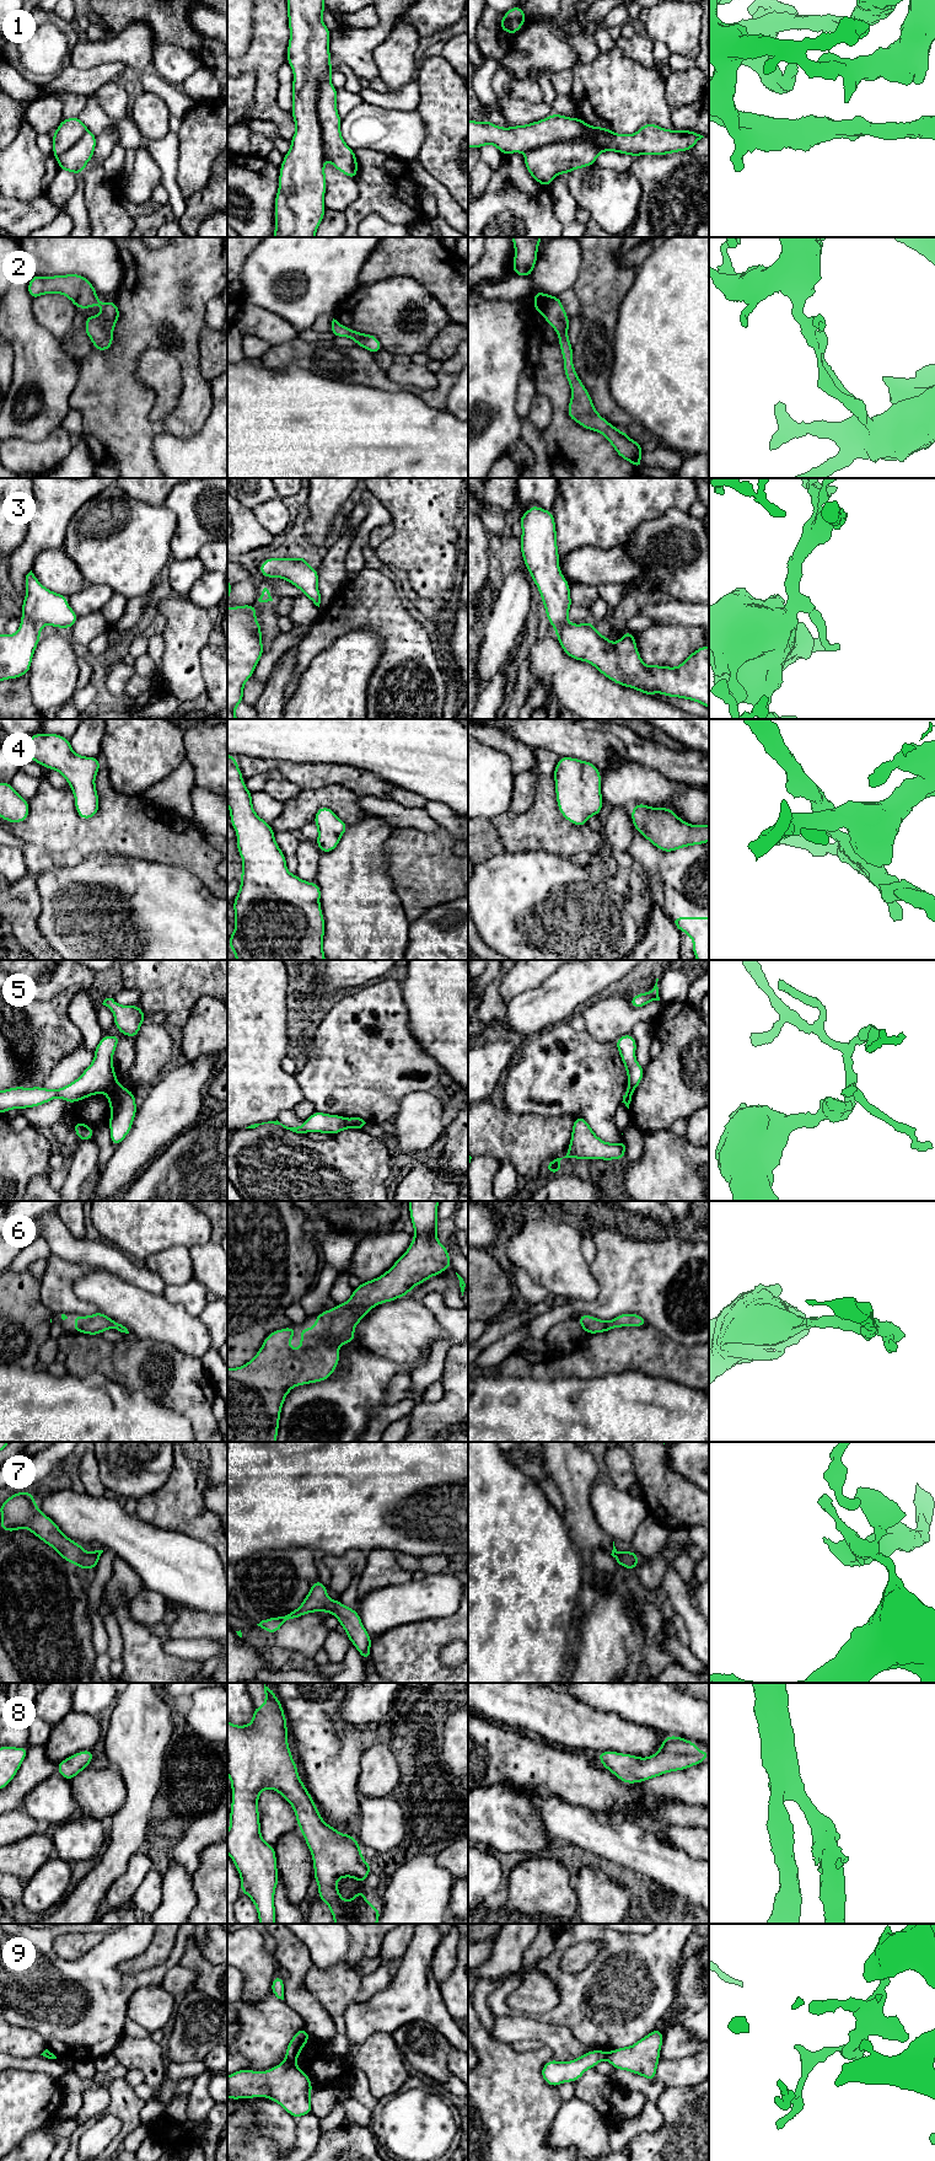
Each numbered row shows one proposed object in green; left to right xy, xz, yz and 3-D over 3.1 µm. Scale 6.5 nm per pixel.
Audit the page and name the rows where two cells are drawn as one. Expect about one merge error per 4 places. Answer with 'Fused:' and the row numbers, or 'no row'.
Fused: 5, 9

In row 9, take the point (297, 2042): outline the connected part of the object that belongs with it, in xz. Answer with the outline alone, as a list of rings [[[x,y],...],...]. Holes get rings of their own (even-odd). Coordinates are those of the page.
[[[306,2027],[301,2028],[295,2033],[295,2036],[291,2038],[286,2052],[285,2058],[290,2061],[296,2061],[297,2057],[300,2055],[302,2048],[305,2044],[310,2041],[310,2034],[306,2031]]]

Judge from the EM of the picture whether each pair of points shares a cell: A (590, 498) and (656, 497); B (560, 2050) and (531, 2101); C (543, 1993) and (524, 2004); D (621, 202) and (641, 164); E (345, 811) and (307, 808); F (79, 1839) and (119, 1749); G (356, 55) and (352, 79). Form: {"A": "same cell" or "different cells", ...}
{"A": "same cell", "B": "different cells", "C": "same cell", "D": "different cells", "E": "same cell", "F": "different cells", "G": "different cells"}

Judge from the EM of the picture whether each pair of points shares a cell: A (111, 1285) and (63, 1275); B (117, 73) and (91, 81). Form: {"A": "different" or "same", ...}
{"A": "different", "B": "same"}

